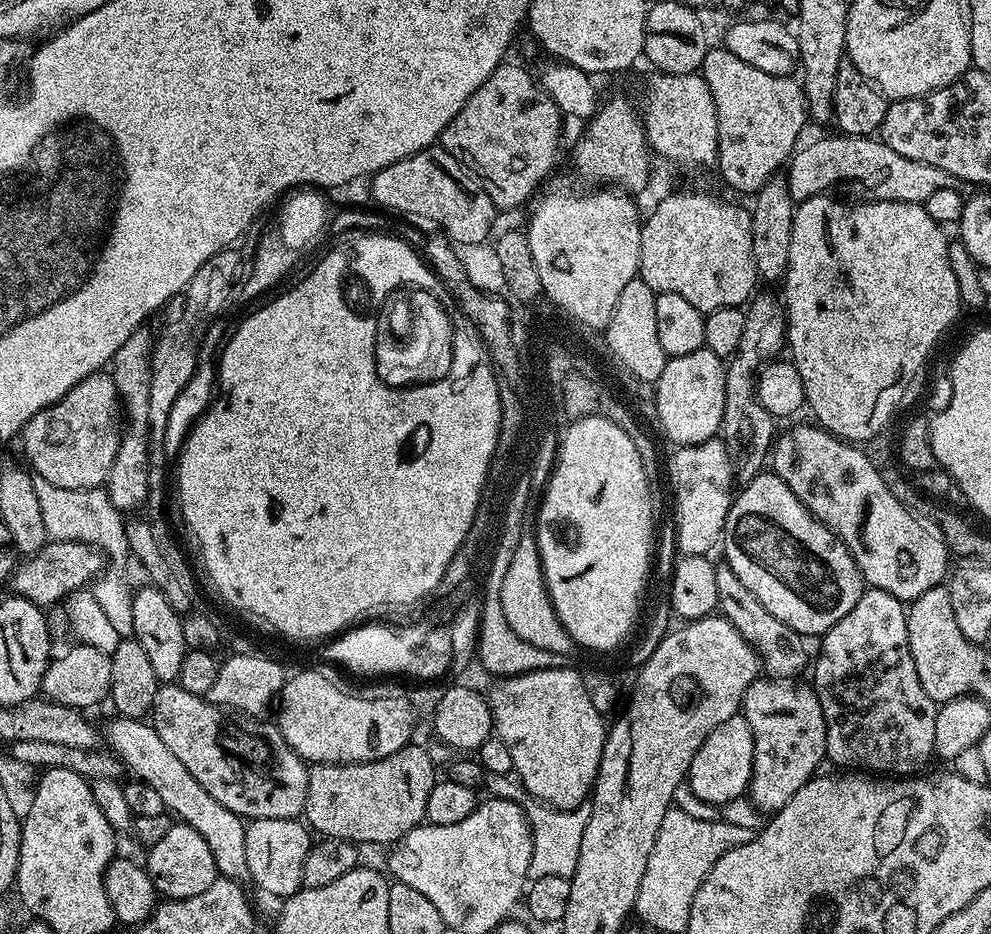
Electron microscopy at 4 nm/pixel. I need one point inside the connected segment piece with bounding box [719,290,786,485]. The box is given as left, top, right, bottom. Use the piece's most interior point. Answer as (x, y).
(747, 429)

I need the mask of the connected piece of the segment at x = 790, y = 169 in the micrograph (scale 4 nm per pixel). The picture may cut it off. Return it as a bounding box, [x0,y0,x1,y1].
[786,135,957,205]

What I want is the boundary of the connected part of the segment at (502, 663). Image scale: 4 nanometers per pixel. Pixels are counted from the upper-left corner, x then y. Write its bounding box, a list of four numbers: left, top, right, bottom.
[475,492,569,678]

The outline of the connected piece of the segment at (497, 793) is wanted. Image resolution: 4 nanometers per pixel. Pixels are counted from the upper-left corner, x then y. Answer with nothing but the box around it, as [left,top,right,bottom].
[486,775,588,881]

